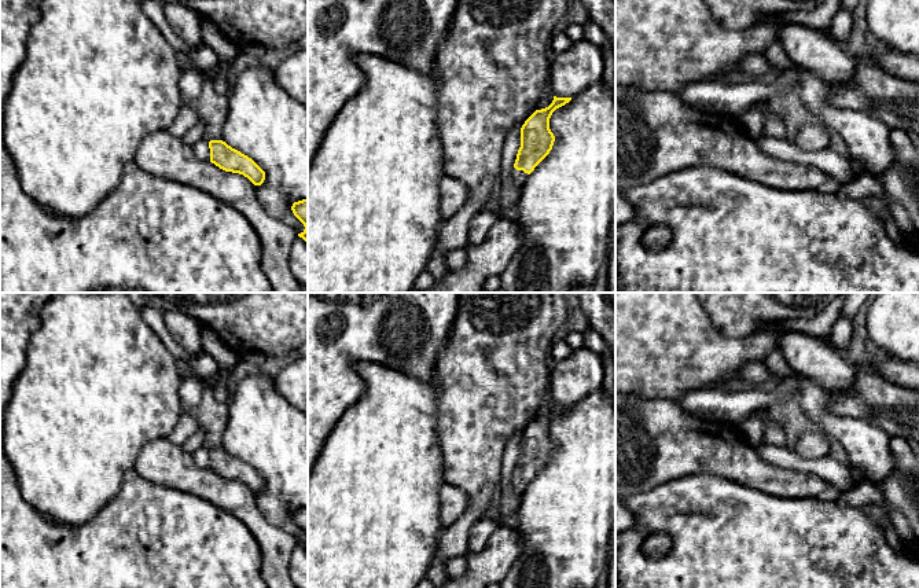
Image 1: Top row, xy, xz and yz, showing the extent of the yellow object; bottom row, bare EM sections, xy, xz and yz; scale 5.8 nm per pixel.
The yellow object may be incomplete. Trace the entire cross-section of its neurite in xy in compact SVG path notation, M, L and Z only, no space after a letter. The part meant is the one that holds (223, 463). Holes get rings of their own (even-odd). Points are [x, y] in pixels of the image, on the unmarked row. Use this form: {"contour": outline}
{"contour": "M210 448L210 470L225 479L239 481L247 485L254 493L261 493L265 479L247 463L232 456L223 448Z"}

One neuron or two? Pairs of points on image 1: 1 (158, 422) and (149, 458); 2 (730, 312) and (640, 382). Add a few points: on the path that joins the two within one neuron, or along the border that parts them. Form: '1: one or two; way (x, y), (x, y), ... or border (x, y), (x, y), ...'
1: two; border (166, 437), (150, 440), (140, 449), (135, 465)
2: two; border (702, 307), (710, 322), (725, 335), (743, 337)

